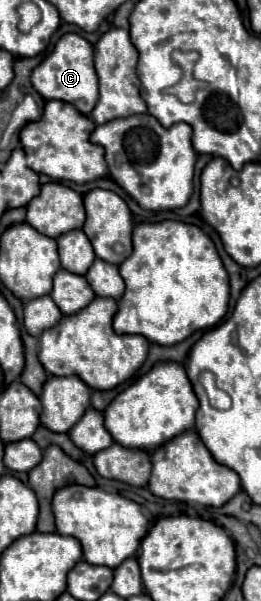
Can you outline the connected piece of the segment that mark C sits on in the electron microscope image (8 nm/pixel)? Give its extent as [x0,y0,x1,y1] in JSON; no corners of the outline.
[31,33,99,115]

